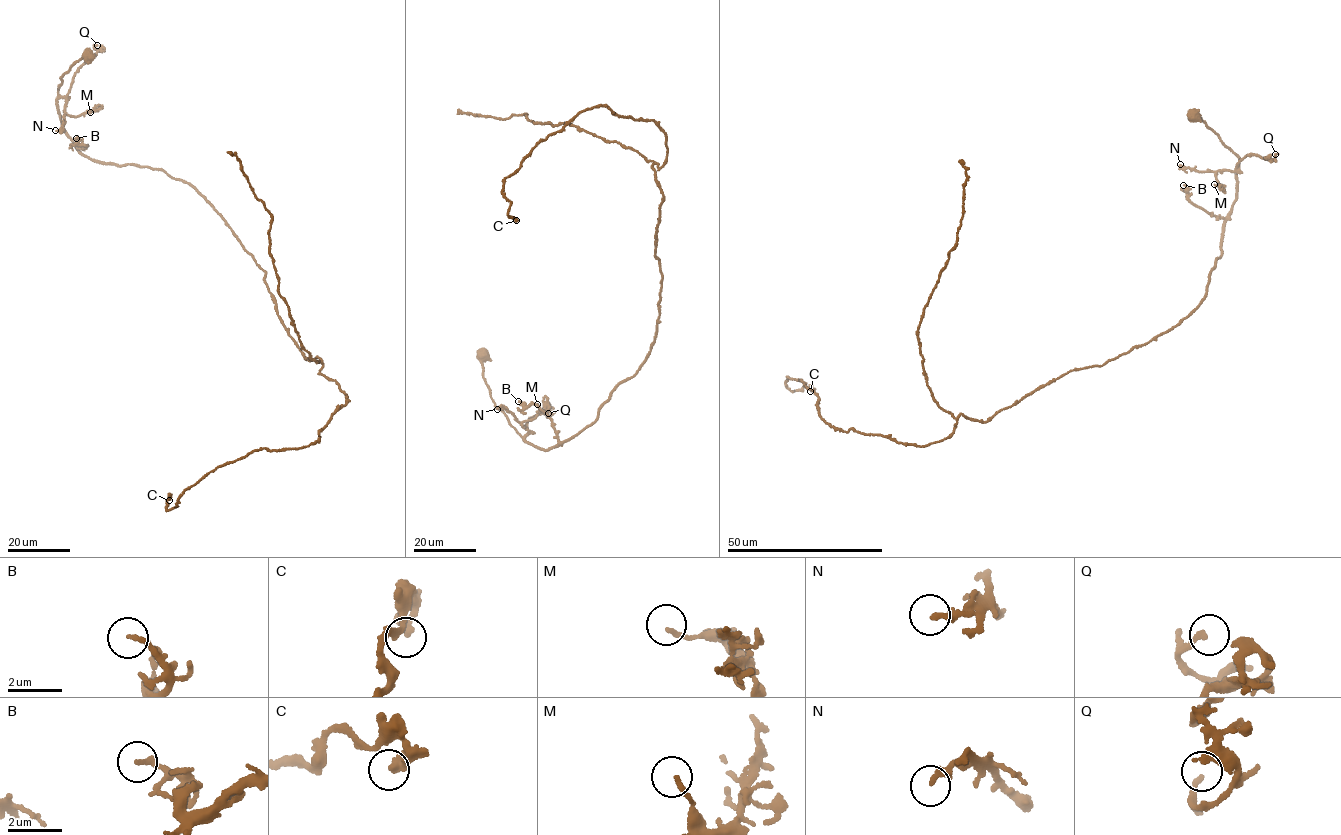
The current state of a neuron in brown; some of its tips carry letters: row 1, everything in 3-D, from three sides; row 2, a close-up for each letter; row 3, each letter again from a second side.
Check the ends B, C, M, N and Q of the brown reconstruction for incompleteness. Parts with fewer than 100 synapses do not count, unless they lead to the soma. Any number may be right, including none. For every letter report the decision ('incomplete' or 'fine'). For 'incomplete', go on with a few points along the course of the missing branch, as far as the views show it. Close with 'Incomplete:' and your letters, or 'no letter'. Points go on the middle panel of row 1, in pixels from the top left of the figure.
B: fine
C: fine
M: fine
N: fine
Q: fine
Incomplete: no letter

